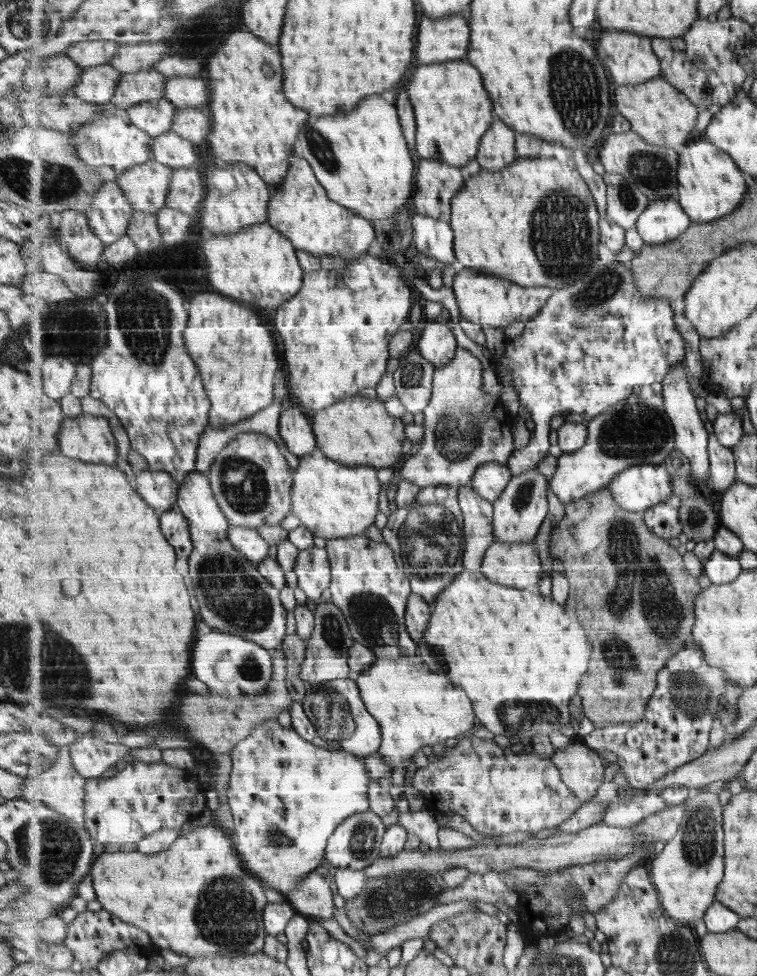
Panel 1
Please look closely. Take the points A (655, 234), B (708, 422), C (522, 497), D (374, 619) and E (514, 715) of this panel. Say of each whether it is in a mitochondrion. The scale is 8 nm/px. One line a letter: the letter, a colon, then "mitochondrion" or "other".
A: other
B: other
C: mitochondrion
D: mitochondrion
E: mitochondrion

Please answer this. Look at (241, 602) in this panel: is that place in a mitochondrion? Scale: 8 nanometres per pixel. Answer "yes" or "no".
yes

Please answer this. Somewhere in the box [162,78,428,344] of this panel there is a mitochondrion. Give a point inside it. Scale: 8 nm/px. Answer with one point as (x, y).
(323, 151)

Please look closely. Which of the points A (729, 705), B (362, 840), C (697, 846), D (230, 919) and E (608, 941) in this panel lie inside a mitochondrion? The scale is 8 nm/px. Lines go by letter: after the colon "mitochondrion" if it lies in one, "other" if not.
A: mitochondrion
B: mitochondrion
C: mitochondrion
D: mitochondrion
E: other

